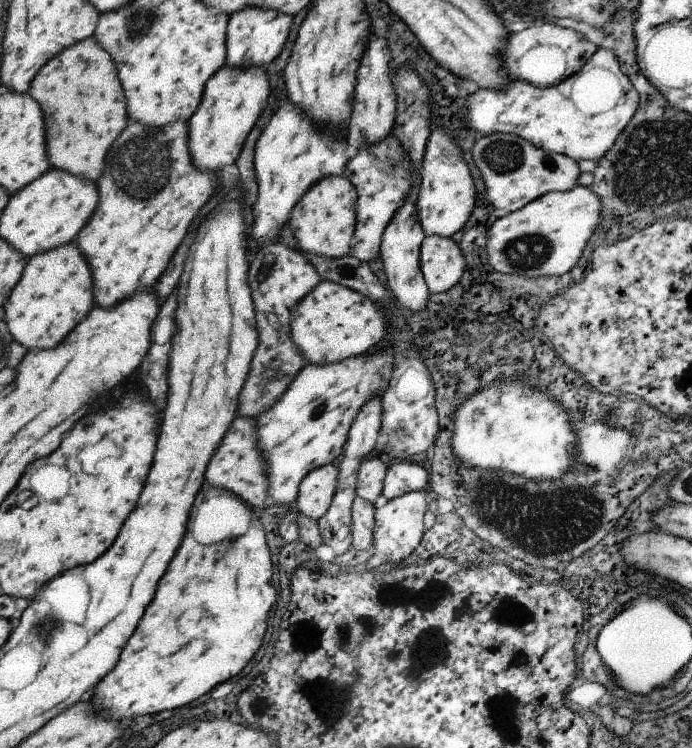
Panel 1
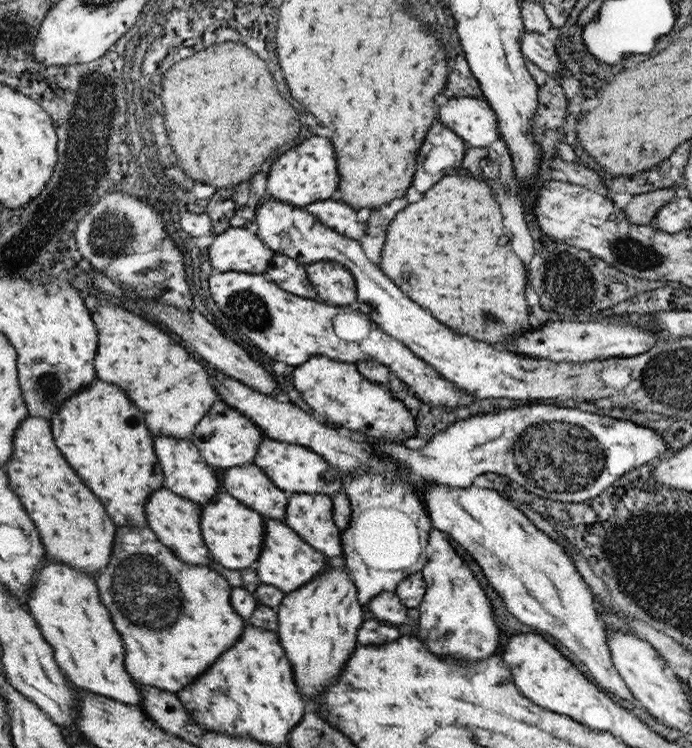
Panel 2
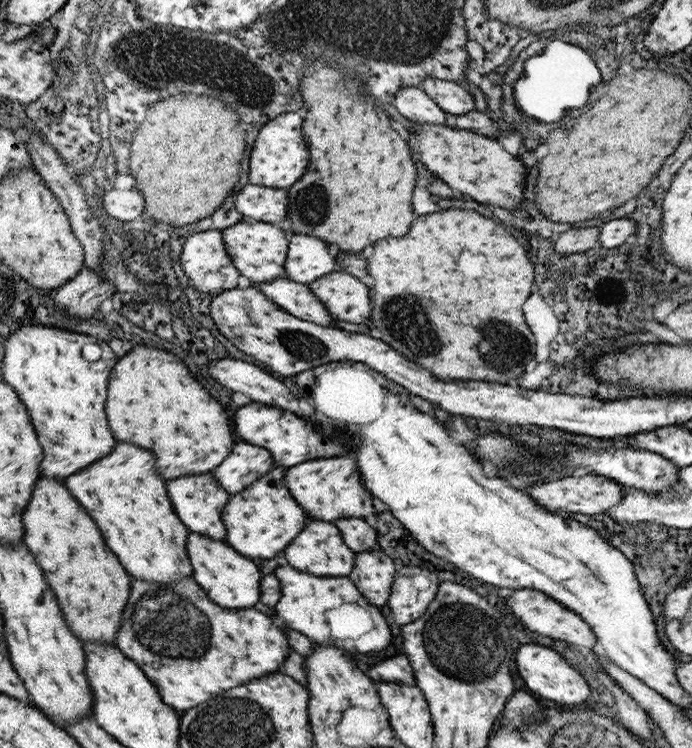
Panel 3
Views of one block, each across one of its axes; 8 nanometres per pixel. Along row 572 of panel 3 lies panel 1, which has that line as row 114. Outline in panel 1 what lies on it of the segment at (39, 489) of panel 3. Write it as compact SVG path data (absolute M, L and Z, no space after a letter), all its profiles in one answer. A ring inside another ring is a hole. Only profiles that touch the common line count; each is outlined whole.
M87 38L57 54L57 58L53 58L41 74L37 74L37 82L29 86L29 96L37 98L37 102L41 102L41 110L45 110L45 130L49 130L49 162L53 168L67 170L85 180L95 180L101 174L105 150L127 124L125 98L115 74L117 72L109 54L93 38Z

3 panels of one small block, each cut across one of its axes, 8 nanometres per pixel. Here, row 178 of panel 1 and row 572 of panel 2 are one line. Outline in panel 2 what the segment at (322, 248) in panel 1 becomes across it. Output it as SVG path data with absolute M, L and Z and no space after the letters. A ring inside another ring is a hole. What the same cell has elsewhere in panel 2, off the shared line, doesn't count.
M343 558L329 560L329 568L323 574L313 578L307 586L301 586L301 590L287 594L275 608L277 642L281 642L293 670L297 670L297 686L301 686L311 712L315 708L311 702L313 696L321 694L321 690L331 684L329 678L339 674L343 662L355 648L355 632L359 632L357 628L363 622L363 610L355 600L355 588L353 578L345 572Z

